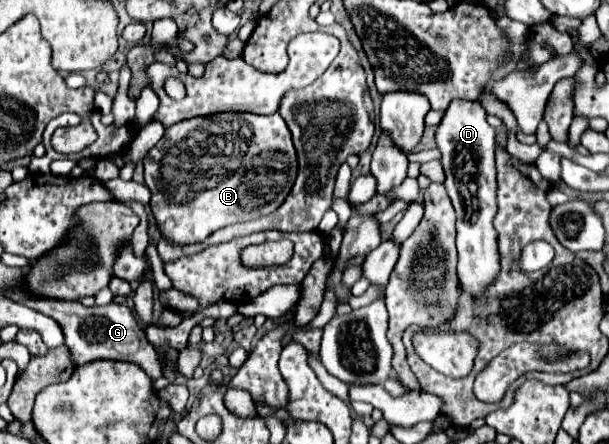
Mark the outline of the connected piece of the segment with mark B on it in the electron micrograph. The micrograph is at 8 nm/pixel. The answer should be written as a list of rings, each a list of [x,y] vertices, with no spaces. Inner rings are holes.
[[[224,112],[204,118],[190,118],[170,126],[164,132],[164,138],[144,158],[144,180],[152,194],[150,208],[154,220],[162,236],[178,246],[202,242],[220,228],[274,212],[290,194],[296,172],[296,150],[290,130],[280,114],[258,116],[248,112]]]

